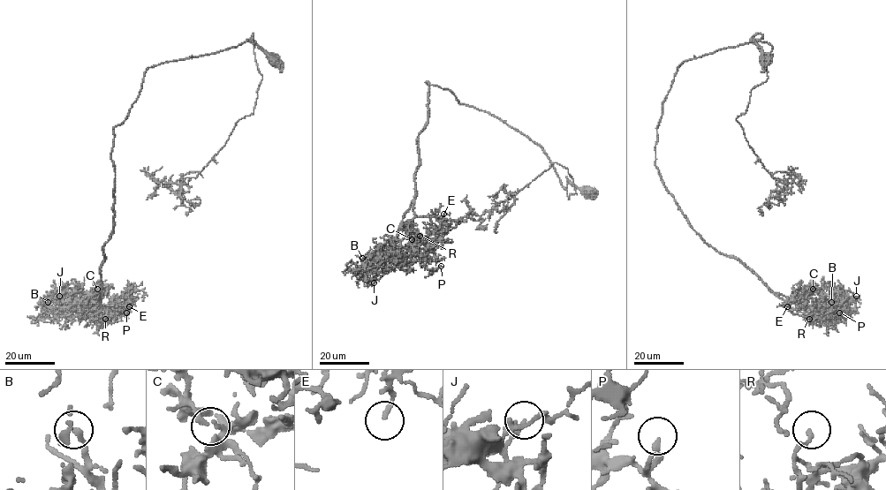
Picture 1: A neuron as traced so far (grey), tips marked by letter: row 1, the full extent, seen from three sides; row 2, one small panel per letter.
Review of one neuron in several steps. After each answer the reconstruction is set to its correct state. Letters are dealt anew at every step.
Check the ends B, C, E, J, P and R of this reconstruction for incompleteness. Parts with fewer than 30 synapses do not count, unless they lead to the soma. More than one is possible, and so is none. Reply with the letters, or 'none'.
none

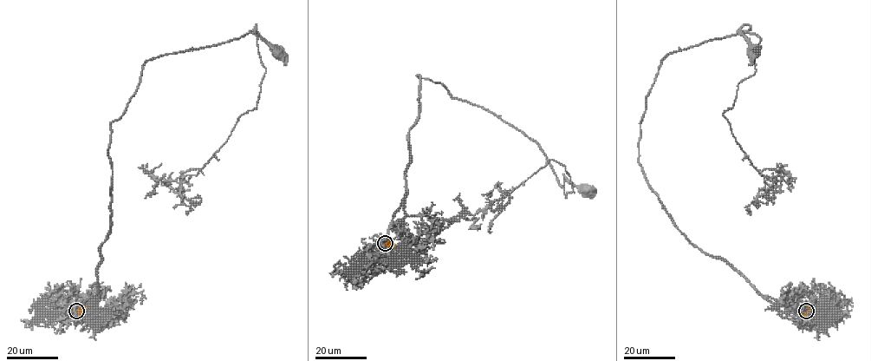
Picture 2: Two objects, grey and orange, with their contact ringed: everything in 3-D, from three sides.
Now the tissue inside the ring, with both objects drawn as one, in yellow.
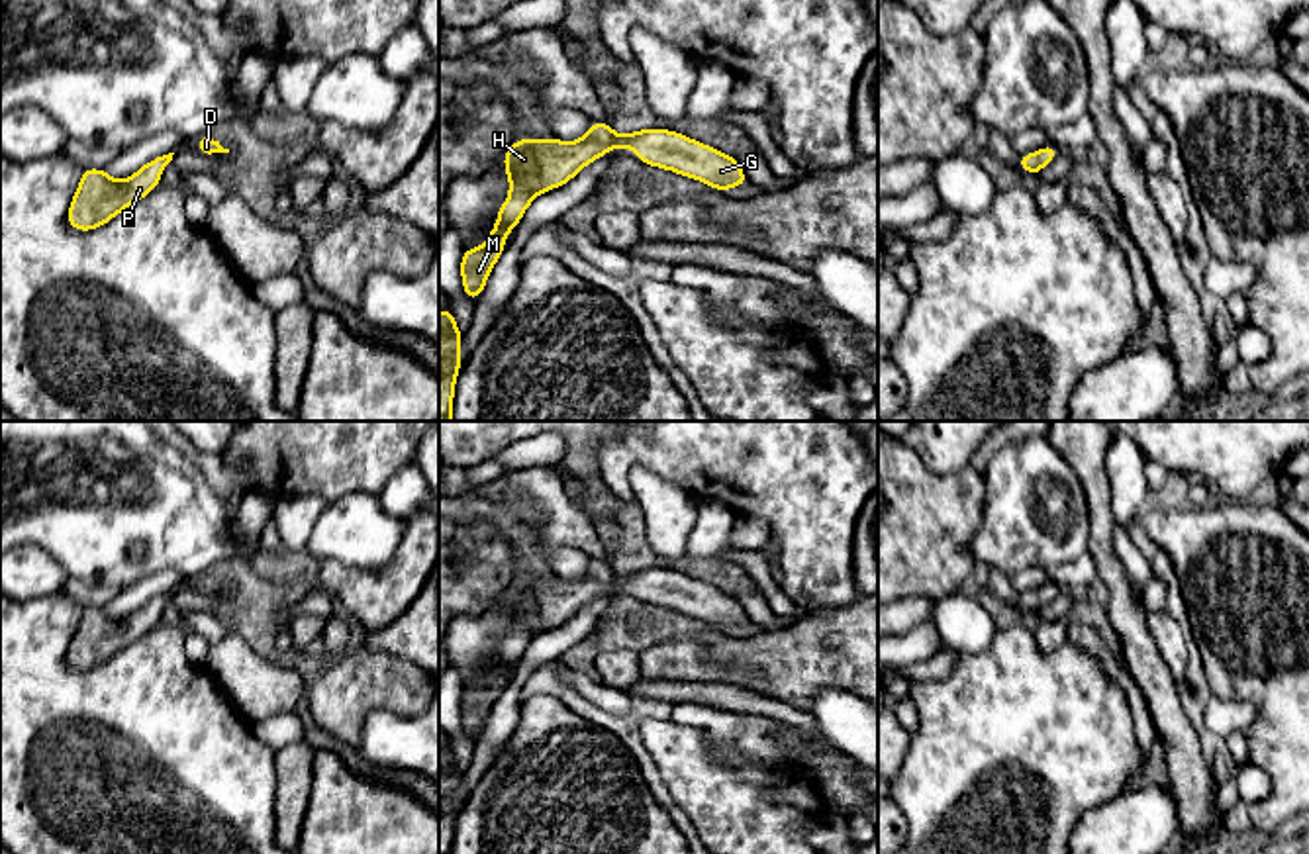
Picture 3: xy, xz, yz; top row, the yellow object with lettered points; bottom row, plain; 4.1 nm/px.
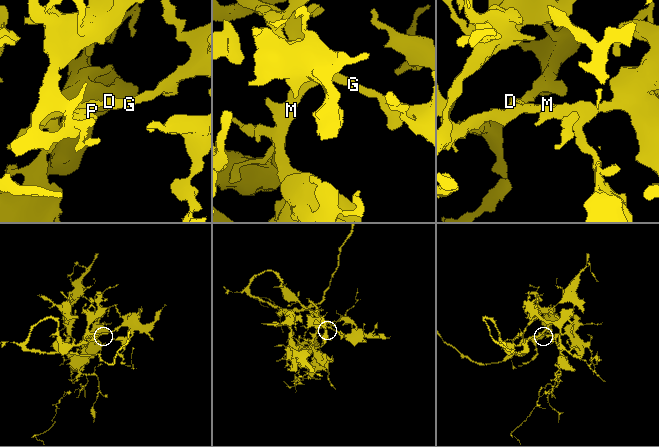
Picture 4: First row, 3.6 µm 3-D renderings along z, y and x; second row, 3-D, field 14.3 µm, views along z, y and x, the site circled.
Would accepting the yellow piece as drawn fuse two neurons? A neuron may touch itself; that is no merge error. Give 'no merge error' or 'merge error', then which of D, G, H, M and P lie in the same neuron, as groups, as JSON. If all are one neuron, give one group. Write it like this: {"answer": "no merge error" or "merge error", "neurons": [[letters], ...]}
{"answer": "no merge error", "neurons": [["D", "G", "H", "M", "P"]]}

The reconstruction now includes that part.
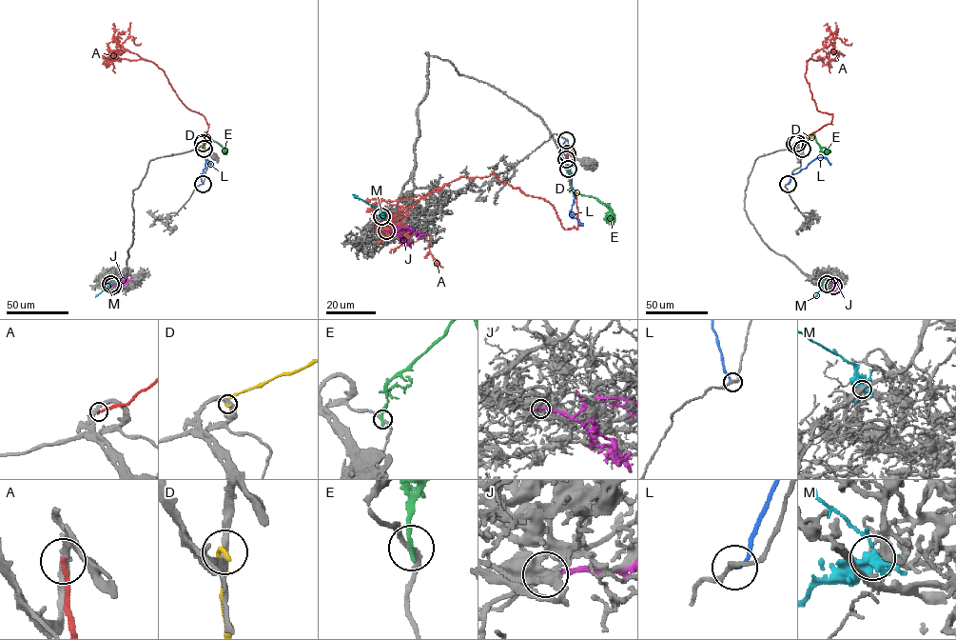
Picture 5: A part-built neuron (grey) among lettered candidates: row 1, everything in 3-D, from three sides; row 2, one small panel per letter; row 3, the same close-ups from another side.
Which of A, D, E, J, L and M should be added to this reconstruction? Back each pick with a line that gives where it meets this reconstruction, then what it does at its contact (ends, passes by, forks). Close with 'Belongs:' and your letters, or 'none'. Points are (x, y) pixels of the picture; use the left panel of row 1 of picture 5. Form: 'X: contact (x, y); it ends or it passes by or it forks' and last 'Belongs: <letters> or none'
Belongs: none

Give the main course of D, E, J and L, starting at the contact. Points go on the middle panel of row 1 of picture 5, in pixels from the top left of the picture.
D: (566, 159), (571, 188), (576, 192)
E: (568, 168), (571, 173), (570, 191), (595, 197), (603, 203), (609, 209), (607, 219), (613, 225)
J: (387, 230), (396, 232), (401, 228), (409, 228), (419, 235), (426, 235)
L: (566, 140), (560, 150), (571, 177), (574, 202), (570, 212), (582, 225)

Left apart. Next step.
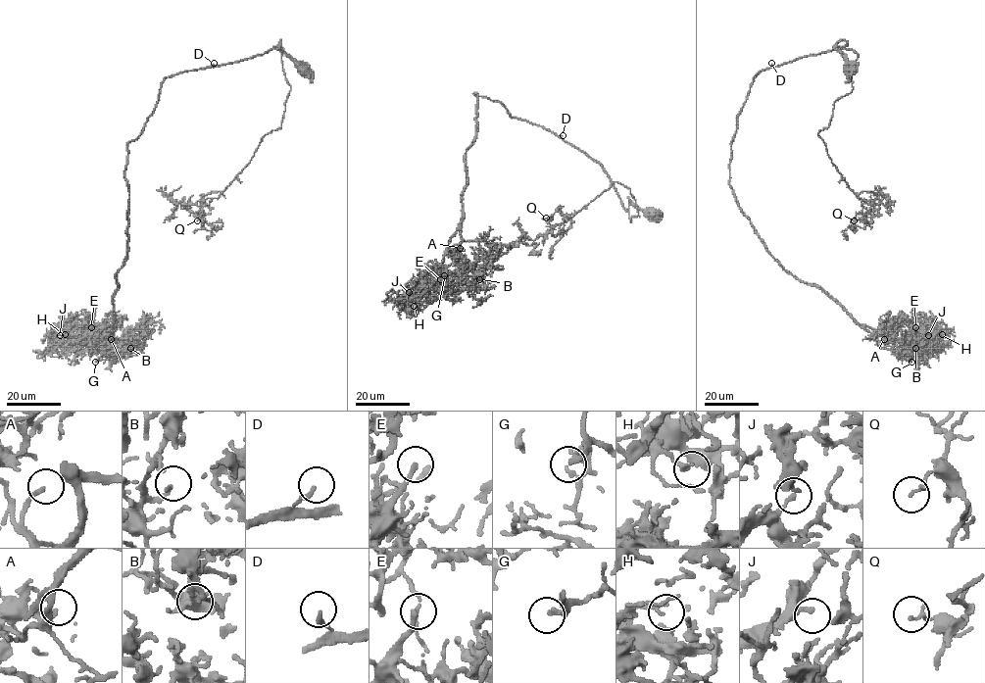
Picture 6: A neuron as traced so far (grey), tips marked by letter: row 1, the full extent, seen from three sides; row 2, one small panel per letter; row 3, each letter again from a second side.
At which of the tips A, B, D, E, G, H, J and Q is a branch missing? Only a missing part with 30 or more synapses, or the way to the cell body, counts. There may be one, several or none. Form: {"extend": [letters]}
{"extend": ["A", "E", "G"]}

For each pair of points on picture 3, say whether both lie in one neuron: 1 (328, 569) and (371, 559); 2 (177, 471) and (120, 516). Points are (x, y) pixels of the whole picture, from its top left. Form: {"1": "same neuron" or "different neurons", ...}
{"1": "different neurons", "2": "same neuron"}

